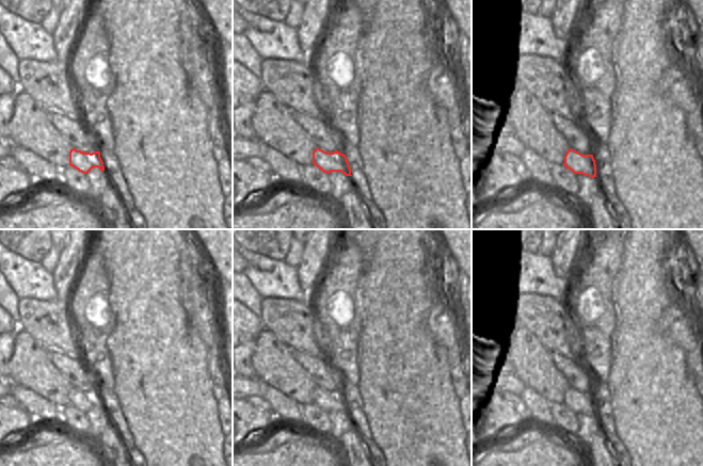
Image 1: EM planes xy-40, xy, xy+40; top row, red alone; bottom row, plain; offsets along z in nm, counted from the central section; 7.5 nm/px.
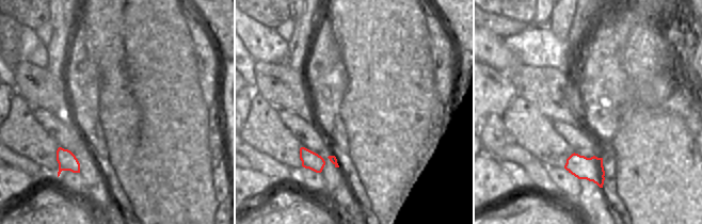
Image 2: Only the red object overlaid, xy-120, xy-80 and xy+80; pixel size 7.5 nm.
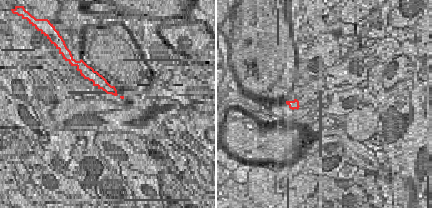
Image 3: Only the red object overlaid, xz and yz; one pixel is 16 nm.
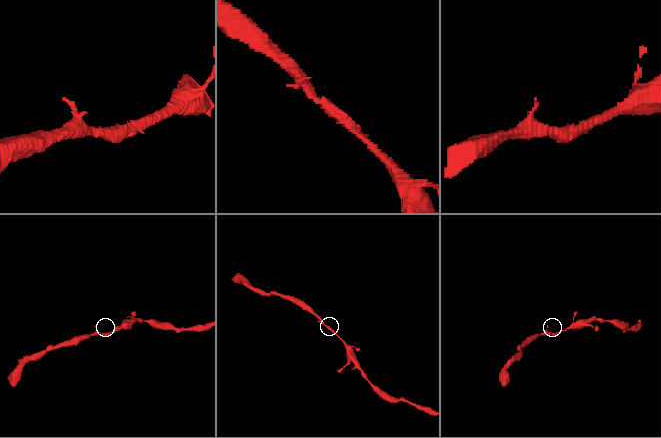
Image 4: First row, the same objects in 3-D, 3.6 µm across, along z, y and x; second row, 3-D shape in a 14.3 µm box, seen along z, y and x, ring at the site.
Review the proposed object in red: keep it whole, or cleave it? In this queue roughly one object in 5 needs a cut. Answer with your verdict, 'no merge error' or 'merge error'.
no merge error

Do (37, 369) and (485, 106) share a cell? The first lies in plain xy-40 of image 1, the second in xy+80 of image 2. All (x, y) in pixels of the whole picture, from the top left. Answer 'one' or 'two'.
two

